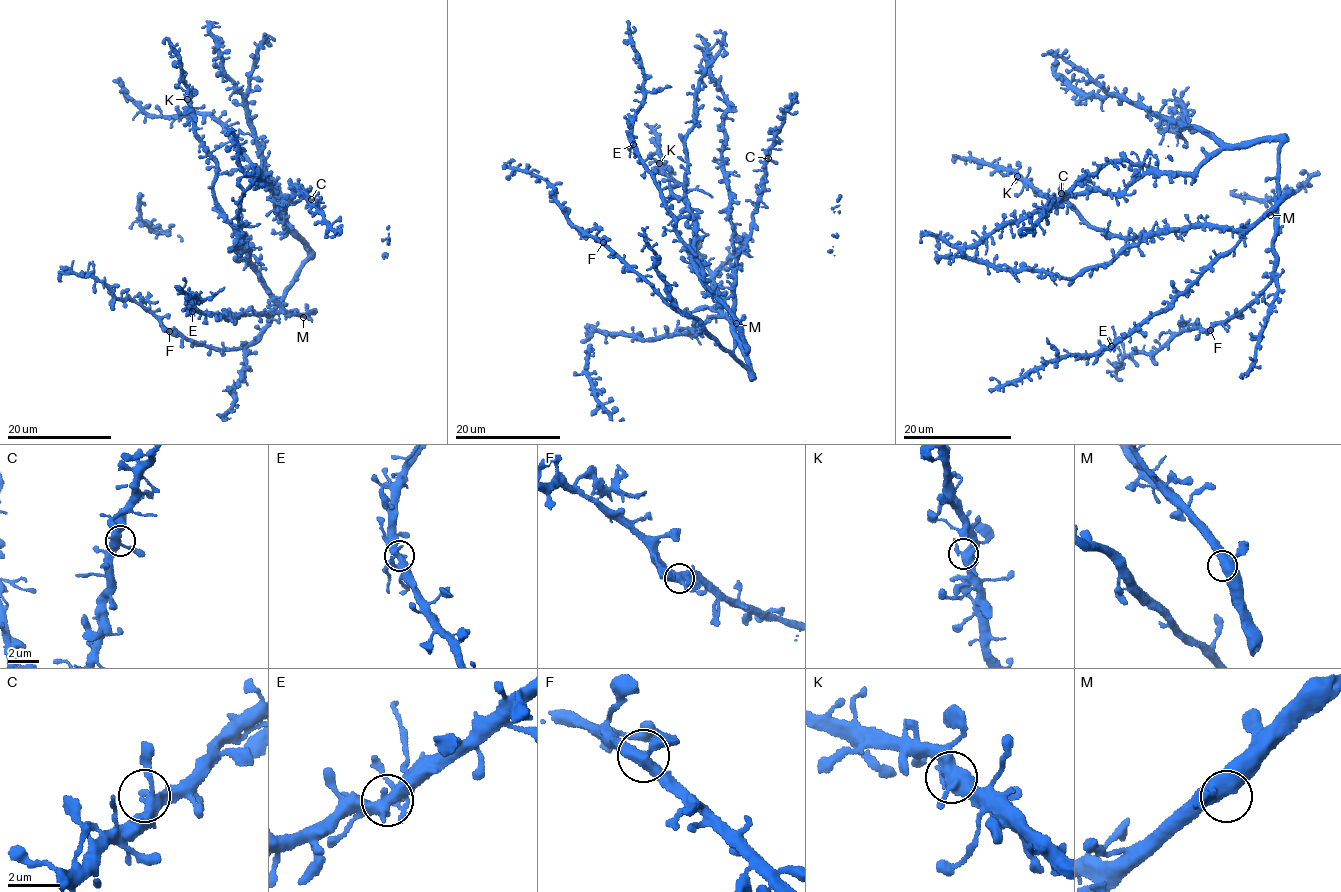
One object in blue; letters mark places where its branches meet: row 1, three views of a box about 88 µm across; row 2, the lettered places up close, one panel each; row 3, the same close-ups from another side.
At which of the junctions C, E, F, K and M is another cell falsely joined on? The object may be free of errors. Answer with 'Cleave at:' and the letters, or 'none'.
Cleave at: none

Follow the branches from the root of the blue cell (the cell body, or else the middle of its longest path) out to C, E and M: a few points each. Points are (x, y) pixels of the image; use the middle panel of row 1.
C: (724, 117), (729, 221), (740, 238), (750, 233), (768, 158)
E: (724, 117), (727, 101), (700, 69), (704, 76), (686, 140), (686, 196), (693, 269), (716, 296), (634, 144)
M: (724, 117), (727, 101), (700, 69), (704, 76), (697, 86), (695, 123), (686, 140), (693, 269), (736, 323)

